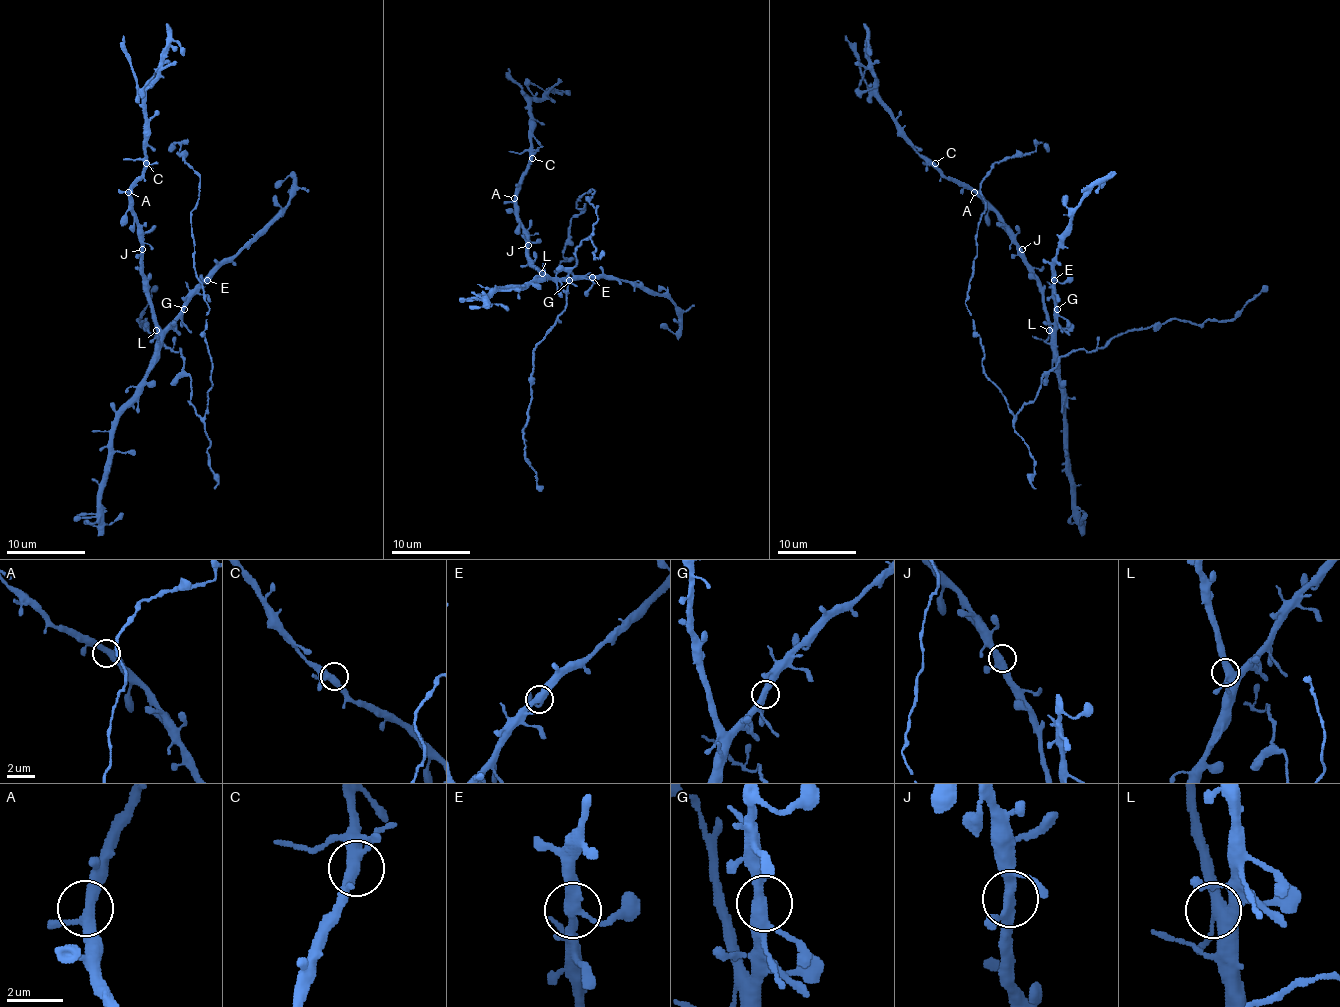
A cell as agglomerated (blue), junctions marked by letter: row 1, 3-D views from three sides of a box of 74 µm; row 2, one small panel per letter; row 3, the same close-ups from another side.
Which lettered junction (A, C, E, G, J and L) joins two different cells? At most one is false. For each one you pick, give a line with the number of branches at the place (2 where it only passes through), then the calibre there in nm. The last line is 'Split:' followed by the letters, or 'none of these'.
Split: none of these

